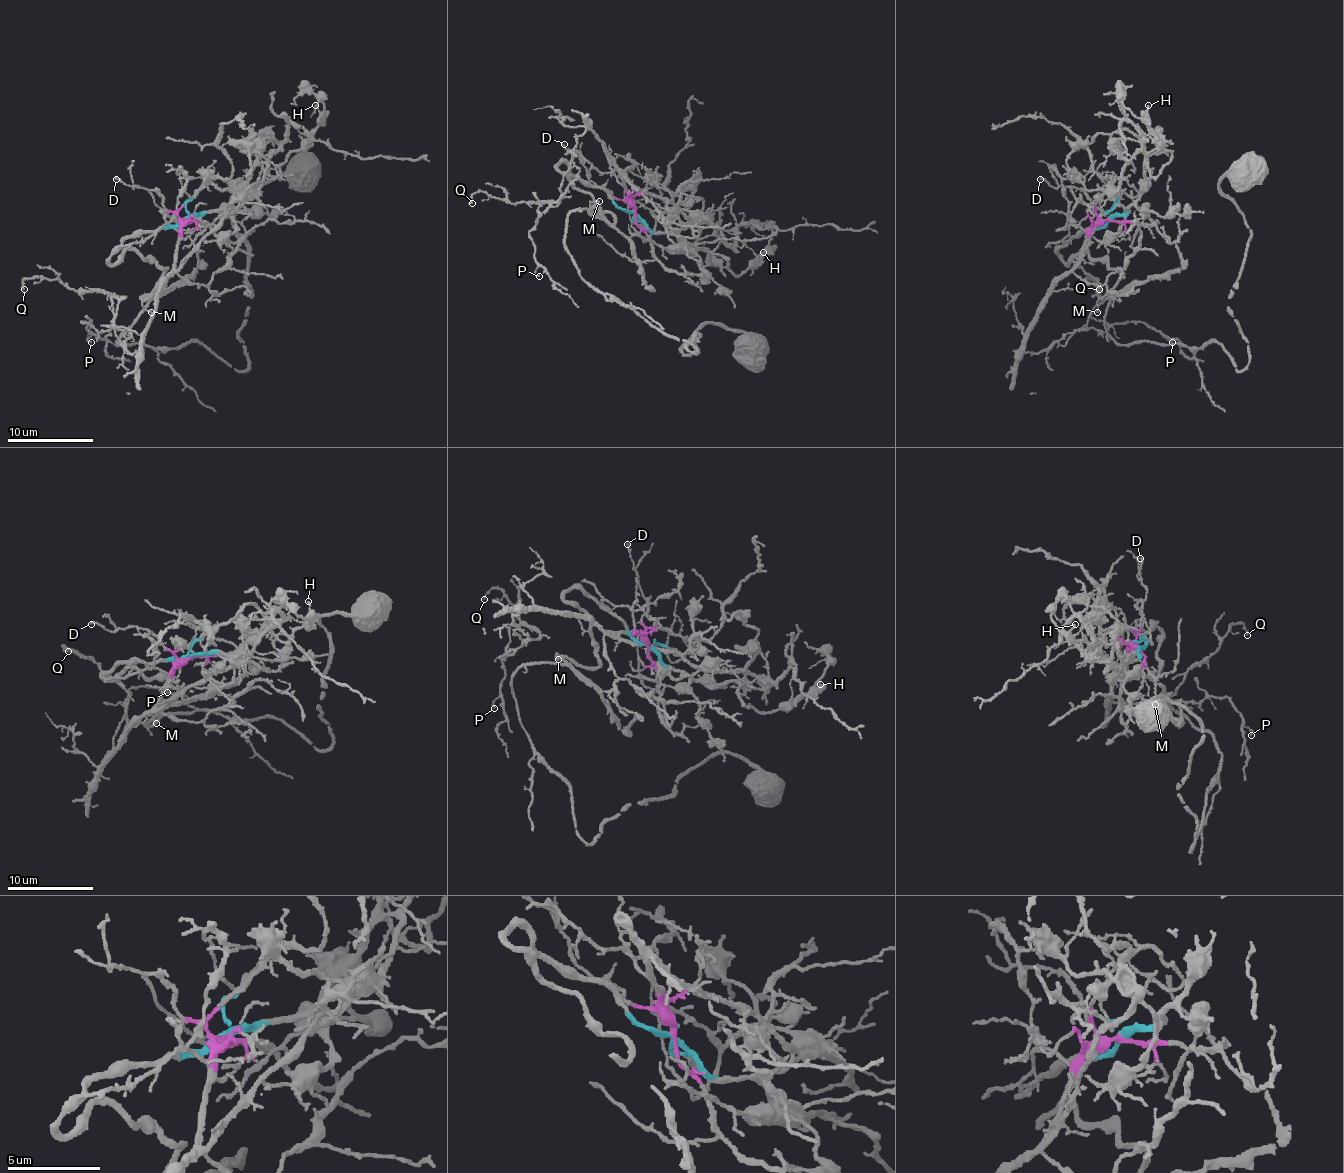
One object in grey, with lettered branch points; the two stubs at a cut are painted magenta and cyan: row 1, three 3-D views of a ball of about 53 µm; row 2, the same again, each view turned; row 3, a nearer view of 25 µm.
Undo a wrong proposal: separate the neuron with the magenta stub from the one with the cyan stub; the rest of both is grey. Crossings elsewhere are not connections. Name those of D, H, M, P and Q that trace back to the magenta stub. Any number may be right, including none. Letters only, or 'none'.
D, P, Q

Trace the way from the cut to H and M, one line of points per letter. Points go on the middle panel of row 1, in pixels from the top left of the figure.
H: (634, 212), (653, 231), (669, 231), (692, 249), (705, 249), (725, 259), (735, 274), (763, 253)
M: (634, 212), (580, 182), (565, 162), (556, 167), (615, 218), (610, 223), (591, 203), (600, 201)

